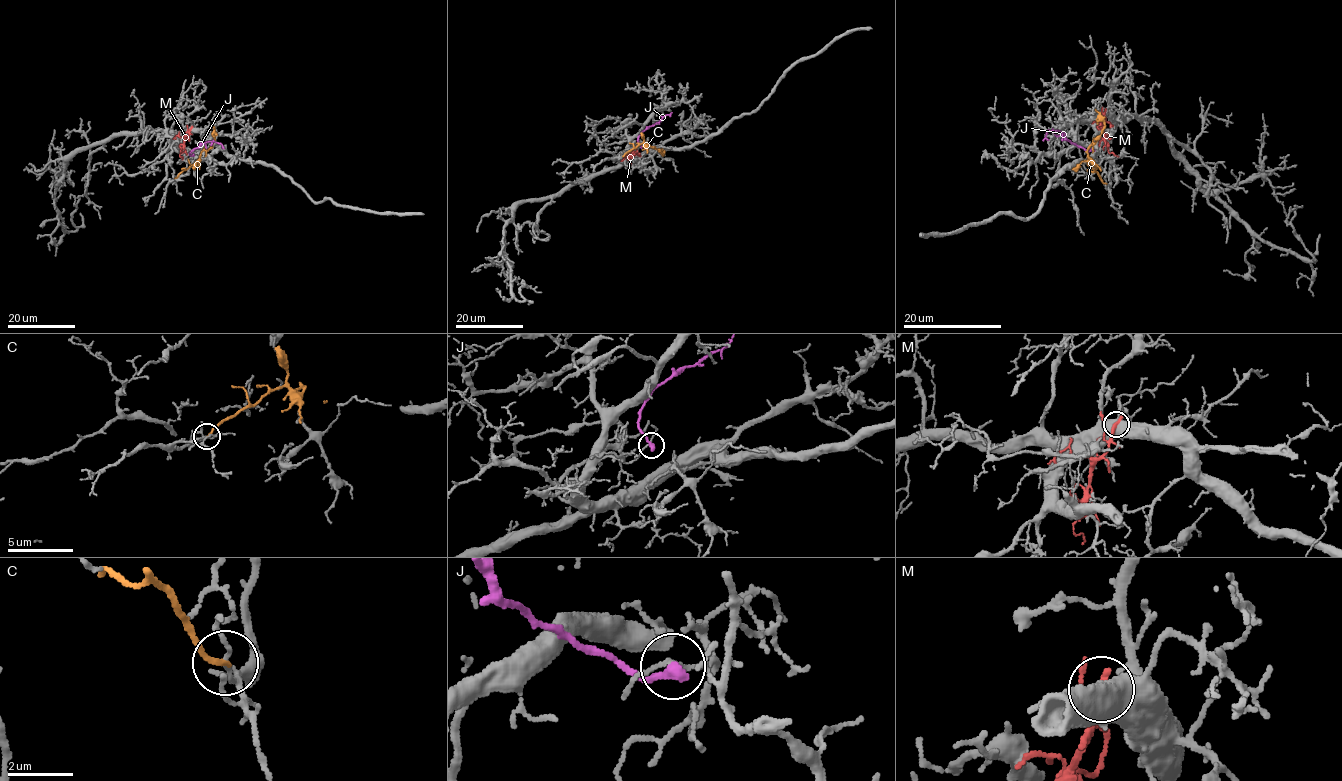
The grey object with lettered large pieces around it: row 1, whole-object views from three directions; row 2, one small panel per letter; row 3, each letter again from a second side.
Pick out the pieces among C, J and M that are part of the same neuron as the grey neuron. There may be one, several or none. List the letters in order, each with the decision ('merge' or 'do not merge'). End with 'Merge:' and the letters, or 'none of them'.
C: do not merge
J: do not merge
M: do not merge
Merge: none of them

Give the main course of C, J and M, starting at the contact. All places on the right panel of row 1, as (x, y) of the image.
C: (1105, 184), (1087, 162), (1088, 147), (1104, 126), (1104, 119), (1094, 109)
J: (1092, 149), (1077, 147), (1059, 131), (1049, 131), (1043, 141)
M: (1104, 111), (1101, 125), (1104, 141), (1108, 150), (1118, 157)

